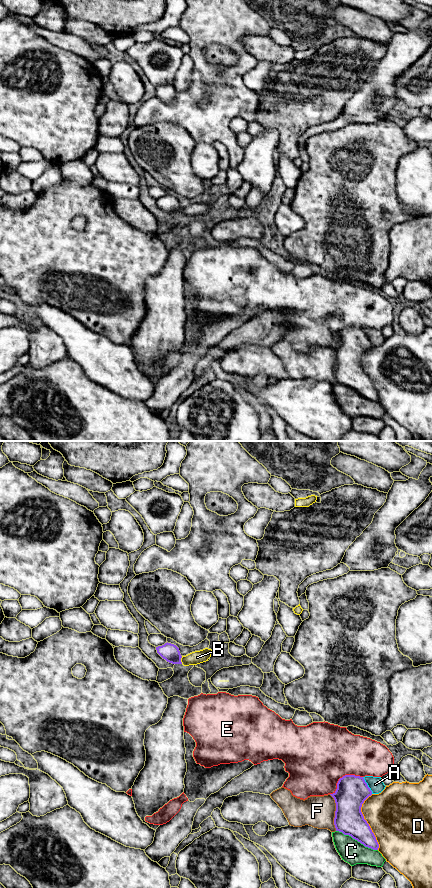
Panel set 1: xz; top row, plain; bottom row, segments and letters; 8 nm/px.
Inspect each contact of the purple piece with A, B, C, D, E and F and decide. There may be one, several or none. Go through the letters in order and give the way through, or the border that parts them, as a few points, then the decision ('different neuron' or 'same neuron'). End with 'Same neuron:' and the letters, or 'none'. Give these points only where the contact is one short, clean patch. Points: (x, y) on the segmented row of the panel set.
A: different neuron
B: border xz (182, 656), (181, 663); different neuron
C: different neuron
D: different neuron
E: different neuron
F: different neuron
Same neuron: none

